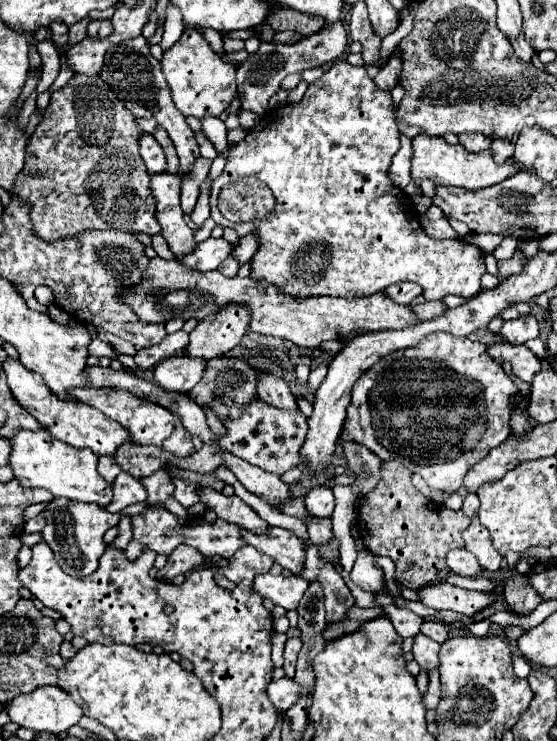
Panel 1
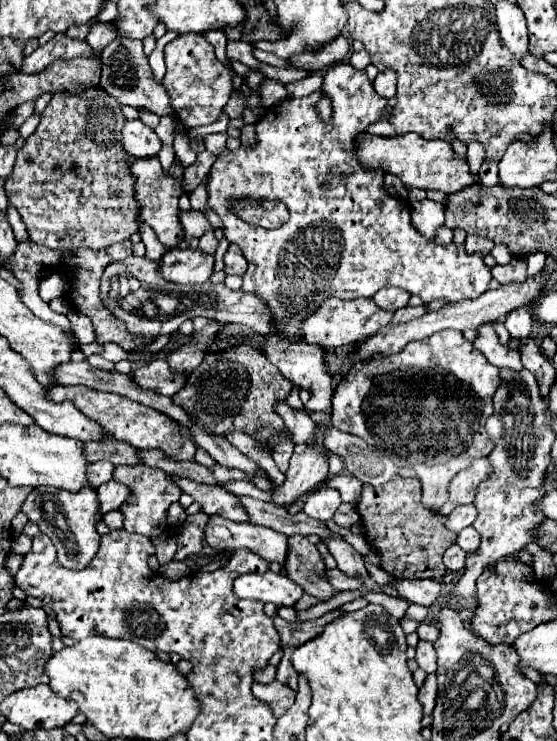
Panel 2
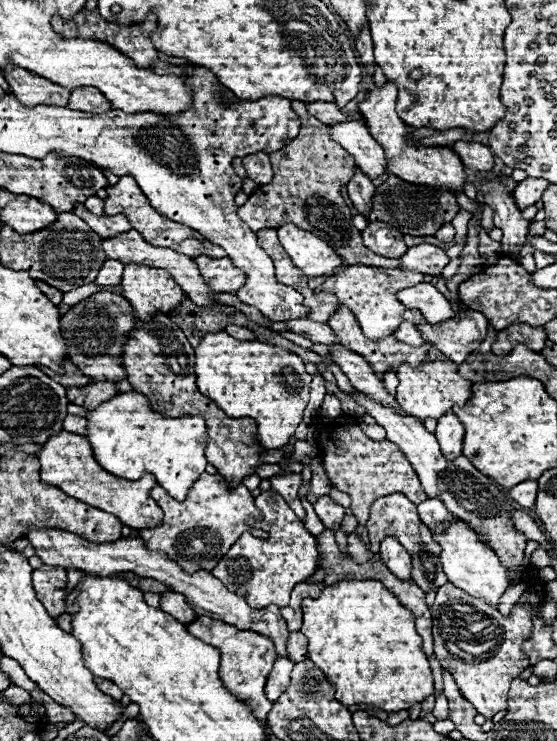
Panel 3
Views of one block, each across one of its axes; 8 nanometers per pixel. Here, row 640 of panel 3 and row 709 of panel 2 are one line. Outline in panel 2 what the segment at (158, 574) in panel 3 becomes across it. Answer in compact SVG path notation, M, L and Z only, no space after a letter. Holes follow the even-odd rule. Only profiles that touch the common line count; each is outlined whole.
M274 680L270 684L258 684L258 682L254 682L252 694L260 702L266 702L274 710L276 718L280 718L292 706L292 700L294 700L294 690L288 688L286 684L278 682L278 680Z

